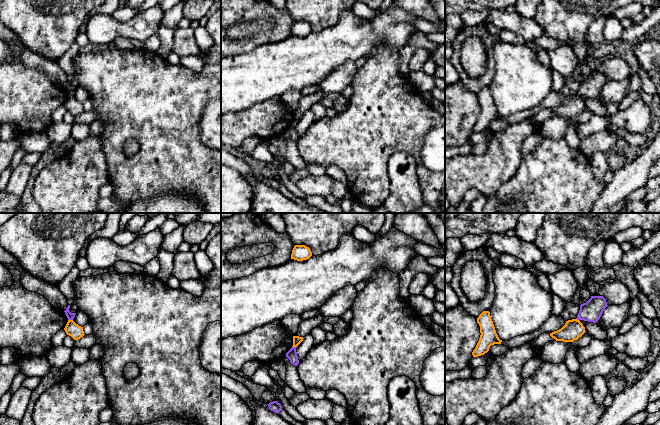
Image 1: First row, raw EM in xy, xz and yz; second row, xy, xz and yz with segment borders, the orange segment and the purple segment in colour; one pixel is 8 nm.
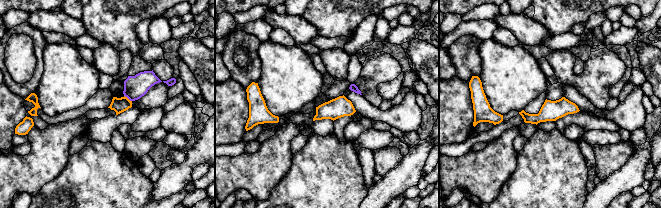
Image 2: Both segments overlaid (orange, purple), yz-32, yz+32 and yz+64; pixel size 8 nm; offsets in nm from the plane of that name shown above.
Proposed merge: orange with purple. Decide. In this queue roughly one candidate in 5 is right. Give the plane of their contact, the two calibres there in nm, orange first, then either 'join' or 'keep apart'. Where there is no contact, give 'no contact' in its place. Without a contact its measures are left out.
meets orange in xy; 120 nm thick on the orange side, 60 nm on the other; keep apart

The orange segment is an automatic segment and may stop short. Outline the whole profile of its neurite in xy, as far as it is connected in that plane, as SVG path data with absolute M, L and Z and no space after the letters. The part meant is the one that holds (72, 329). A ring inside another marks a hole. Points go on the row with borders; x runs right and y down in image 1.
M68 320L64 330L66 334L71 336L74 340L78 340L85 335L83 327L76 324L73 320Z

